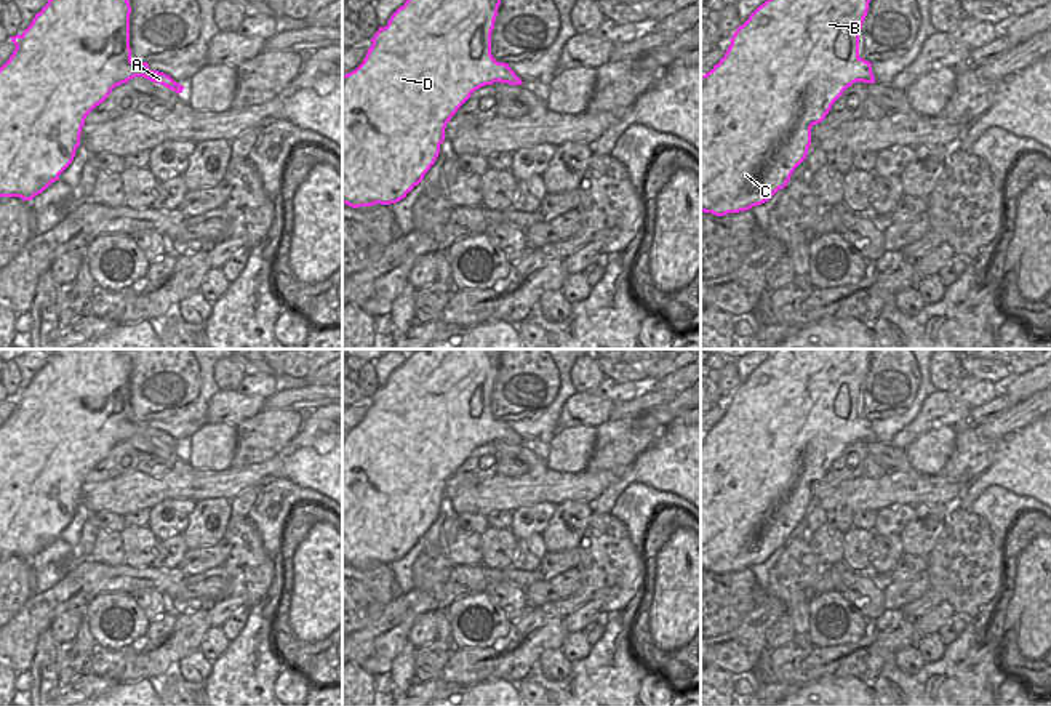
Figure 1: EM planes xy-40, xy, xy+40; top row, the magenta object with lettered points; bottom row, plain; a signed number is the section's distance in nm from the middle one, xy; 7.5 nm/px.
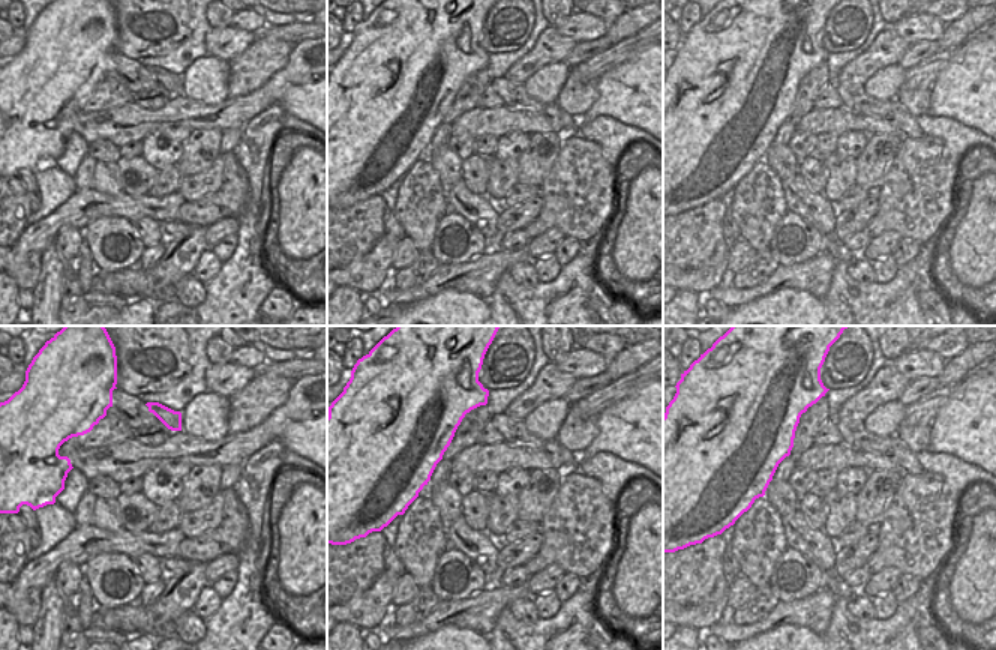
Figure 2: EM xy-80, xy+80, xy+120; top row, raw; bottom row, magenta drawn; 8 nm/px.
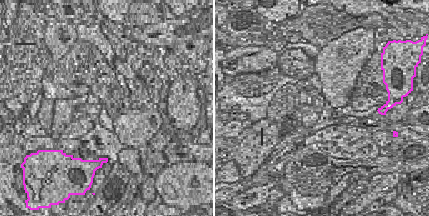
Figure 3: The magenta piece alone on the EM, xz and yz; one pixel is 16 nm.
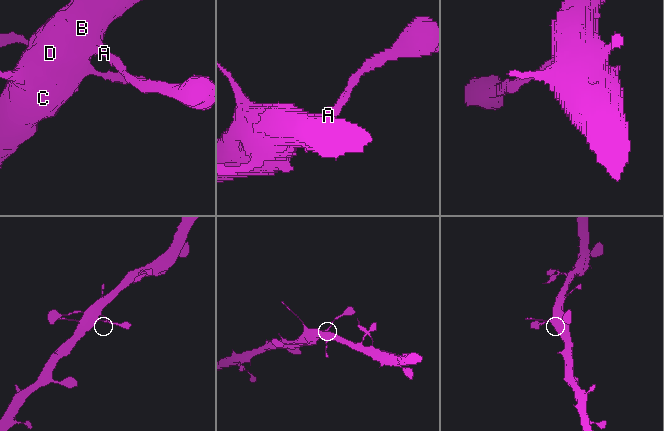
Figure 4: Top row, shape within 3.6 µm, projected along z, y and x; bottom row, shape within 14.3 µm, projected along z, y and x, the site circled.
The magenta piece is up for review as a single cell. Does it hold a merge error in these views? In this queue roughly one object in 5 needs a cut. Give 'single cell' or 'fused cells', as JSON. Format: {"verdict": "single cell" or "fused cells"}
{"verdict": "single cell"}

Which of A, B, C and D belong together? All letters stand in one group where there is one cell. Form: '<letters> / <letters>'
A B C D

